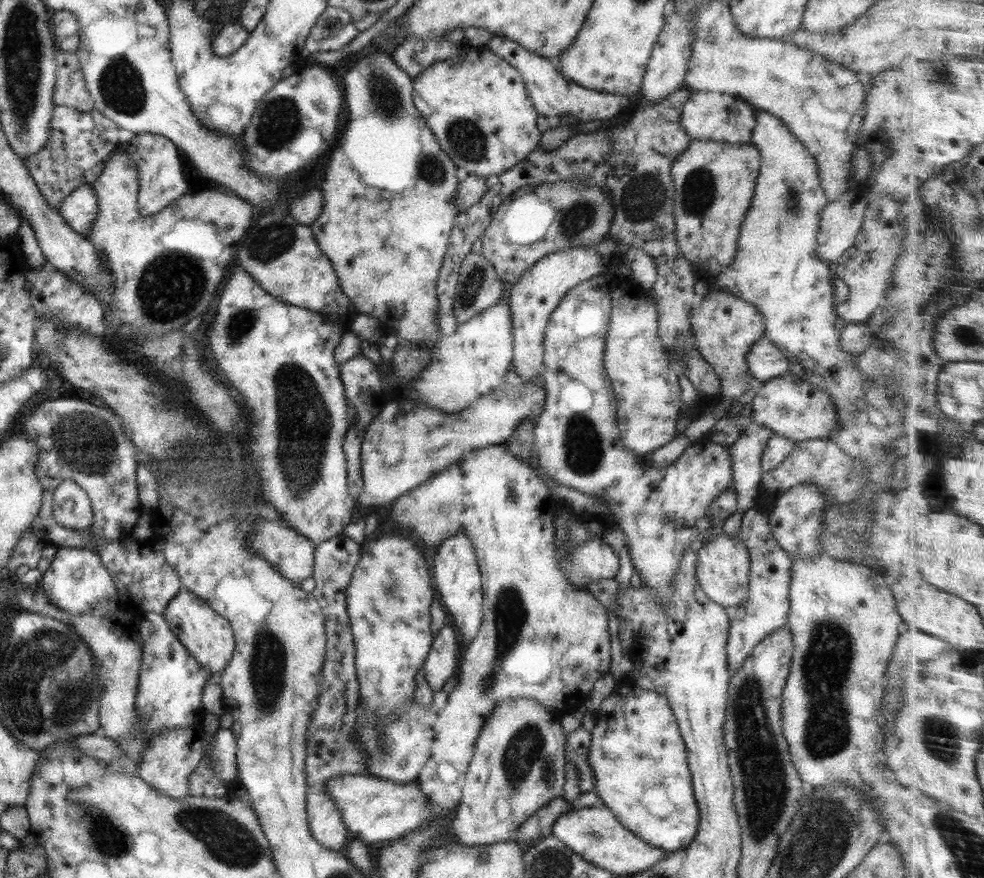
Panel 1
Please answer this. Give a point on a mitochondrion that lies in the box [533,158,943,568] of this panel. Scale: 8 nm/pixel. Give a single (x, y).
(642, 198)

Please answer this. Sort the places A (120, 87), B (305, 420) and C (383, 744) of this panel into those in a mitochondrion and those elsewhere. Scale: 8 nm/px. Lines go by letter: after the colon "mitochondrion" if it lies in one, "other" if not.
A: mitochondrion
B: mitochondrion
C: mitochondrion

